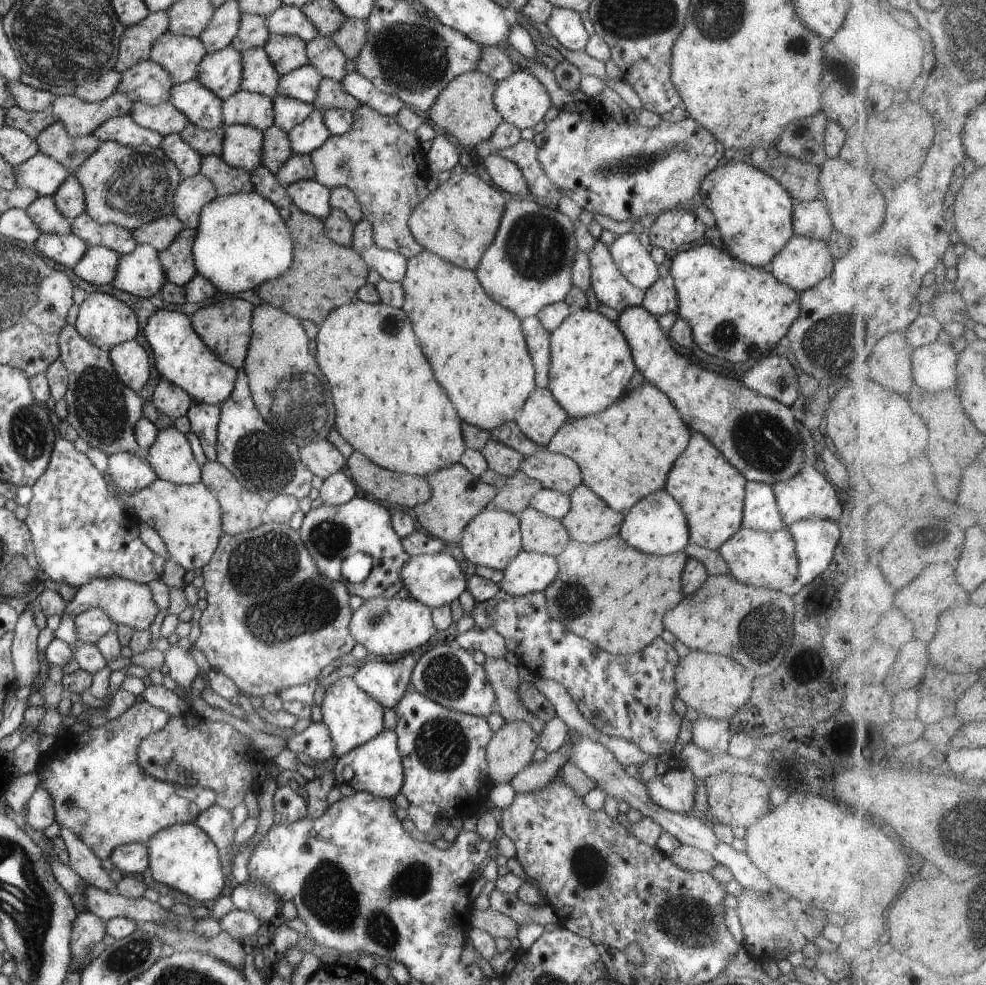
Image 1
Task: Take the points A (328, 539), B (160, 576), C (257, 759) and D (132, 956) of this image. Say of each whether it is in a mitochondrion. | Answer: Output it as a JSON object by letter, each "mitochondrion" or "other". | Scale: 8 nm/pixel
{"A":"mitochondrion","B":"other","C":"other","D":"mitochondrion"}

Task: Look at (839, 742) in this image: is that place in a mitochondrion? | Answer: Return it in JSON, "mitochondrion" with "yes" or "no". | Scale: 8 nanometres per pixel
{"mitochondrion":"no"}

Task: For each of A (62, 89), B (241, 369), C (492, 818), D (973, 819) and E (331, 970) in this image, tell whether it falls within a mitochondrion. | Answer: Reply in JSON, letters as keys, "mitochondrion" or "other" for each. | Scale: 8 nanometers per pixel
{"A":"mitochondrion","B":"other","C":"other","D":"mitochondrion","E":"other"}

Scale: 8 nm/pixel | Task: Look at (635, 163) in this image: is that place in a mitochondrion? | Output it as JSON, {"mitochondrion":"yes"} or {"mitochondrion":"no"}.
{"mitochondrion":"yes"}

